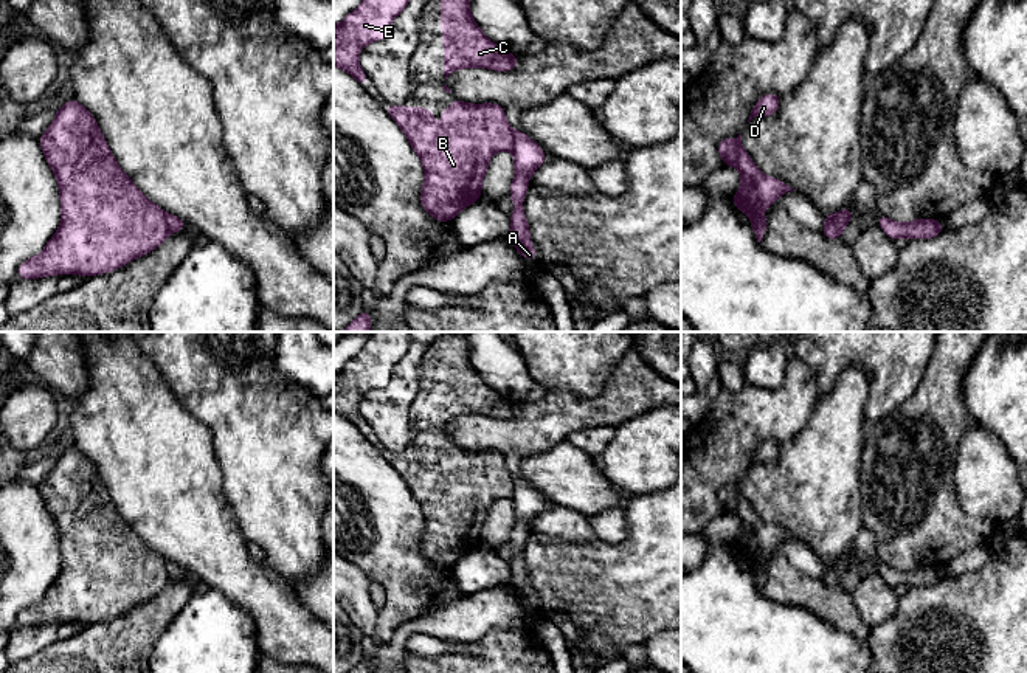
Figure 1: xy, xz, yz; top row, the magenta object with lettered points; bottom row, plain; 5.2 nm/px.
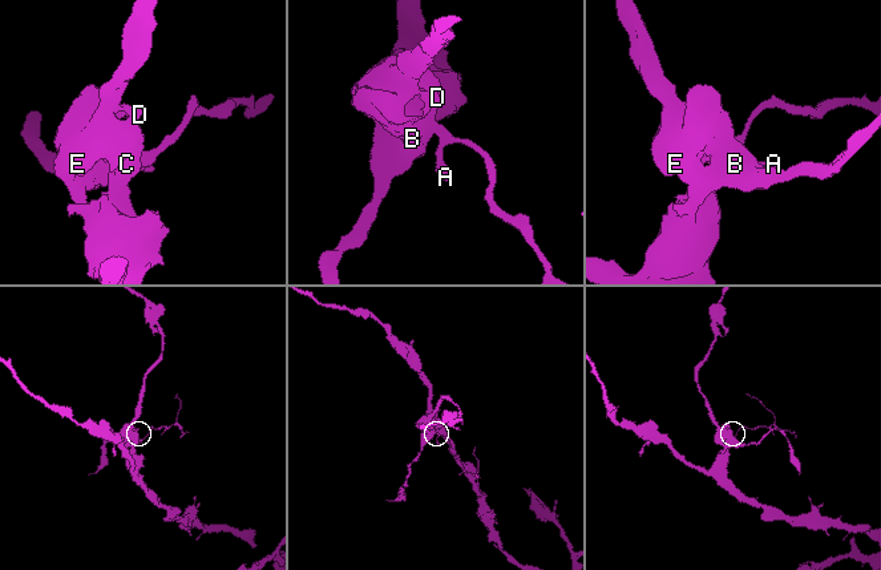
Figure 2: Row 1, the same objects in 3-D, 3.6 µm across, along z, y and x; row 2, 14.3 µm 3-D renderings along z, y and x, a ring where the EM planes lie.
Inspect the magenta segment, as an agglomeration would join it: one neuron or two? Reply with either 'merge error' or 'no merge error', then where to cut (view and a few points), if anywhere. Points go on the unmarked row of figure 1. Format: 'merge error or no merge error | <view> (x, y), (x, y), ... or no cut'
merge error | xy (165, 562), (169, 579)

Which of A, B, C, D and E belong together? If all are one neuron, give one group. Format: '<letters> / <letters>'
A / B C D E

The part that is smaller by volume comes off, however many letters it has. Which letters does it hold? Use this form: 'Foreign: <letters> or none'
Foreign: A

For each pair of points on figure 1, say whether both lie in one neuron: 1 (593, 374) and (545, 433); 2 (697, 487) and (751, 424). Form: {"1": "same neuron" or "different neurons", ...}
{"1": "different neurons", "2": "same neuron"}

